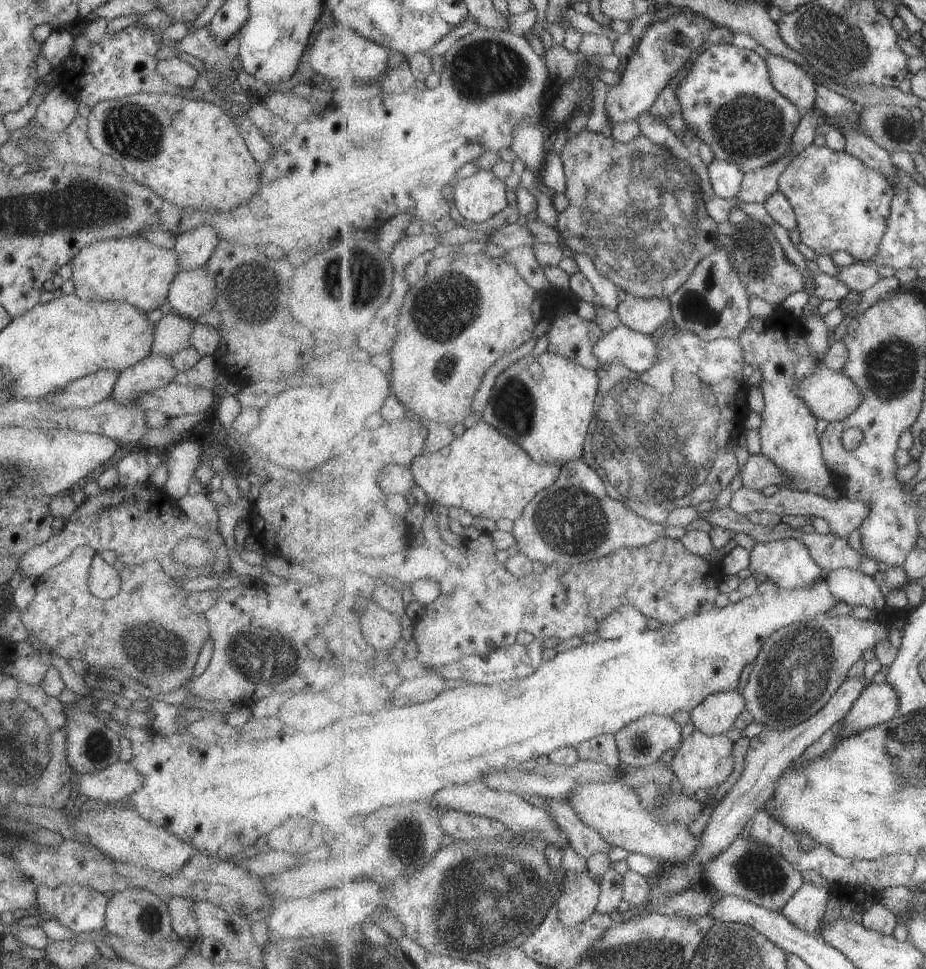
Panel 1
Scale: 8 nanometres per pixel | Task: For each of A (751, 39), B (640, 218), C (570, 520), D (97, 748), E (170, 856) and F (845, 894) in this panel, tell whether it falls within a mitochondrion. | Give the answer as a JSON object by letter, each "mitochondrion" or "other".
{"A":"other","B":"mitochondrion","C":"mitochondrion","D":"mitochondrion","E":"other","F":"other"}

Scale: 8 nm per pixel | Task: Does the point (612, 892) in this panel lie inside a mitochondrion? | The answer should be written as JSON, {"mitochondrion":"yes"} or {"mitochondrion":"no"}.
{"mitochondrion":"no"}

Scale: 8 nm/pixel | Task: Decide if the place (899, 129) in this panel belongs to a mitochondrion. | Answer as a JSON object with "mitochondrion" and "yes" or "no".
{"mitochondrion":"yes"}

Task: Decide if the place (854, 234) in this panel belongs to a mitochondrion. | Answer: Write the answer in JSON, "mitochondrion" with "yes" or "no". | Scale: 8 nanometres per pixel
{"mitochondrion":"no"}

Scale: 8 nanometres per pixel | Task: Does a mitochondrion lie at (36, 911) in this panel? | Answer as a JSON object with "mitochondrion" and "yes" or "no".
{"mitochondrion":"no"}

